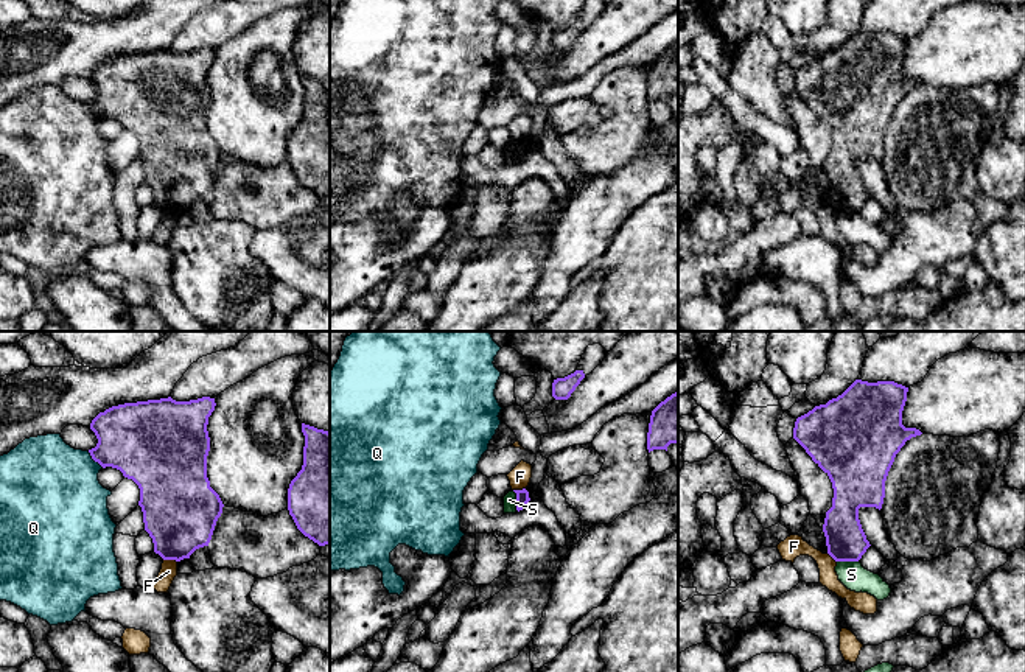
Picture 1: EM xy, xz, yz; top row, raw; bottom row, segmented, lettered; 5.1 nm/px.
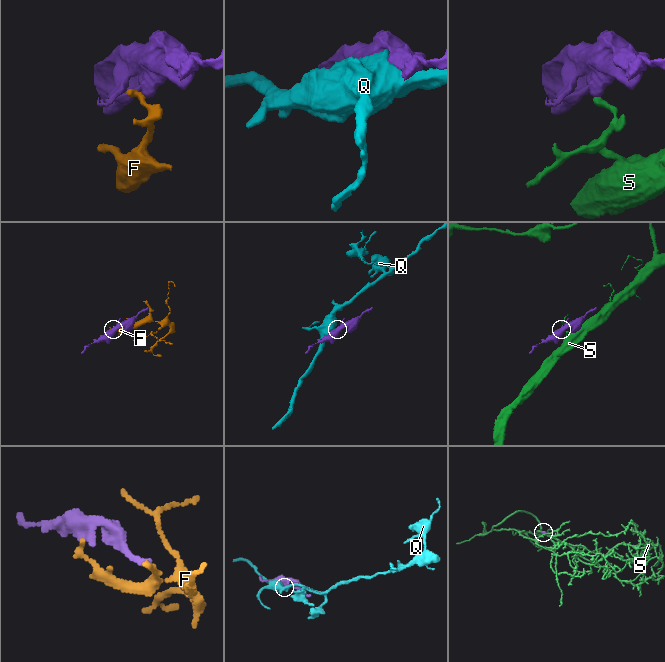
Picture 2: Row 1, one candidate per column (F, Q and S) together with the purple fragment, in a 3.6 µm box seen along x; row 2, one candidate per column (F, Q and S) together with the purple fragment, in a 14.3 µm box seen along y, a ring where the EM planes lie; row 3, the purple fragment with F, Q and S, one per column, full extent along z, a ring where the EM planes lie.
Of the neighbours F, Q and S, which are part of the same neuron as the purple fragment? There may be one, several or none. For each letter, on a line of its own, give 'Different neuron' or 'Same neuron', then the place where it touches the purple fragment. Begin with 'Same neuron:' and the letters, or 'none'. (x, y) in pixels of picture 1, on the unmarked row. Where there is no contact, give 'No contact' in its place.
Same neuron: none
F: Different neuron. Touches purple at xy (170, 210)
Q: Different neuron. Touches purple at xy (95, 112)
S: Different neuron. Touches purple at xz (515, 153)

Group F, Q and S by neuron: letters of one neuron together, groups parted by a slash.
F / Q / S

